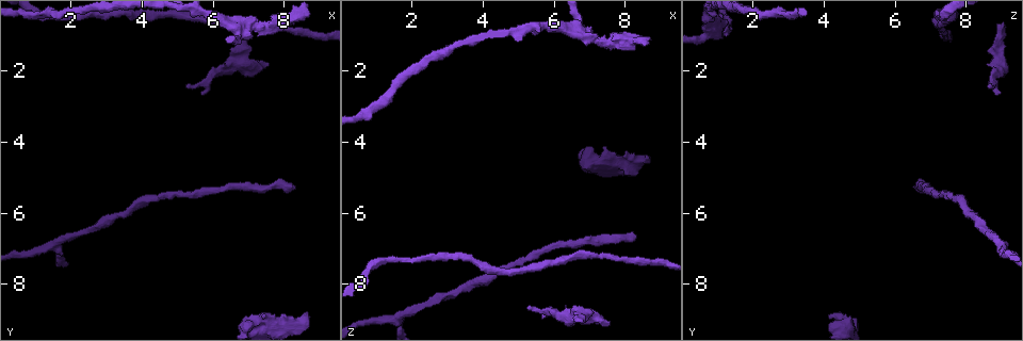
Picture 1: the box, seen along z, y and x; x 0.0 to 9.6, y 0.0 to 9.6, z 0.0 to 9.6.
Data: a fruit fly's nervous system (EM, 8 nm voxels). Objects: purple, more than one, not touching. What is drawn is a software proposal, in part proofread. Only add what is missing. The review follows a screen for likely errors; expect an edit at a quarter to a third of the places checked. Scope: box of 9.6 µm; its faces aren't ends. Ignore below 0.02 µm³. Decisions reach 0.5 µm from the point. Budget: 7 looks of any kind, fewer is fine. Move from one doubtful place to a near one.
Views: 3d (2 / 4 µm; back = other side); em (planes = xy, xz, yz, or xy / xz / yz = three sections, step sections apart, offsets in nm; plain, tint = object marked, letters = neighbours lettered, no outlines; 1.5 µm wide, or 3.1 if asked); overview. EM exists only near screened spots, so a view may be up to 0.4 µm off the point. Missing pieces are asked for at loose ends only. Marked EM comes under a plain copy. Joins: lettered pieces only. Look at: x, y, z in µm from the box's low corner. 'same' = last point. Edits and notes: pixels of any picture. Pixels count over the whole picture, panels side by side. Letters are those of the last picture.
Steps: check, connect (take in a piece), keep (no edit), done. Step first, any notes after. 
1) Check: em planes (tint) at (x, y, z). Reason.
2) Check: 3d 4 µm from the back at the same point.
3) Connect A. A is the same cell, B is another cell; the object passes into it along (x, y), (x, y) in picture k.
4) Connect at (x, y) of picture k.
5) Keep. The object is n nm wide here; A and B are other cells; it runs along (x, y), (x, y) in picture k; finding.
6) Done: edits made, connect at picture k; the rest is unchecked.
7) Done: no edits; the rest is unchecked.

Check: 3d 2 µm at (6.70, 0.65, 9.00). An open end.

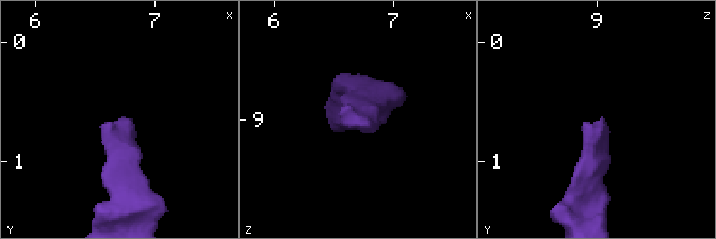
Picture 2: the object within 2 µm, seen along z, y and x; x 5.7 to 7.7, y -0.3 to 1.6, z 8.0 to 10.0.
Check: em planes (letters) at (6.70, 0.64, 9.06). Need the tissue.

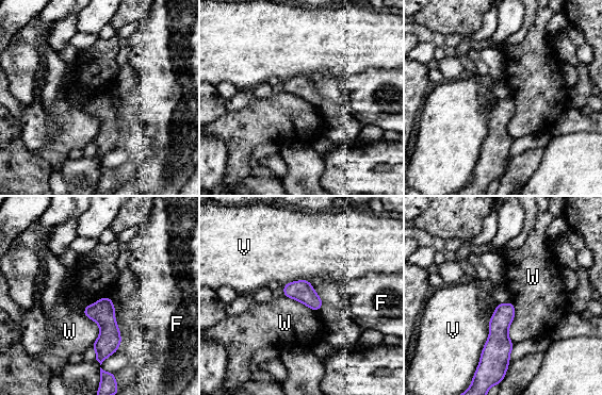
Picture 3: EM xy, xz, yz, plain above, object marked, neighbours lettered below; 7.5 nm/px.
Keep. The longest contact is with W, 380 nm; F, V and W are other cells; a border runs along (104, 296), (83, 311), (91, 344) in picture 3; none of them fits.

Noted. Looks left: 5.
Check: em planes (letters) at (8.55, 8.80, 4.50). Branch stops here.

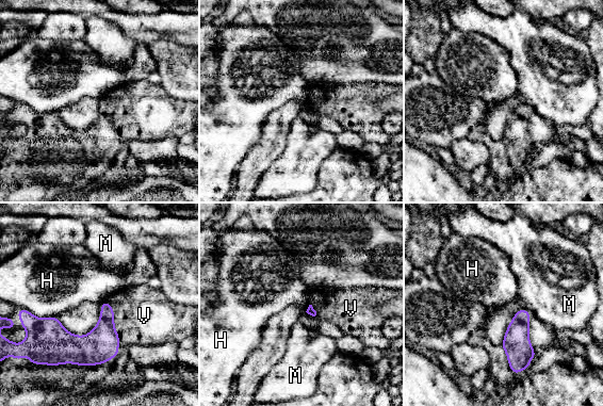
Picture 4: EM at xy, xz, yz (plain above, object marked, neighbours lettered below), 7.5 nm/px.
Connect V. The longest contact is with V, 420 nm; V is the same cell, H and M are other cells; the object passes into it along (98, 346), (114, 326), (144, 315) in picture 4; it goes on there.

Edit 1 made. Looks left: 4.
Check: overview. Redraw.

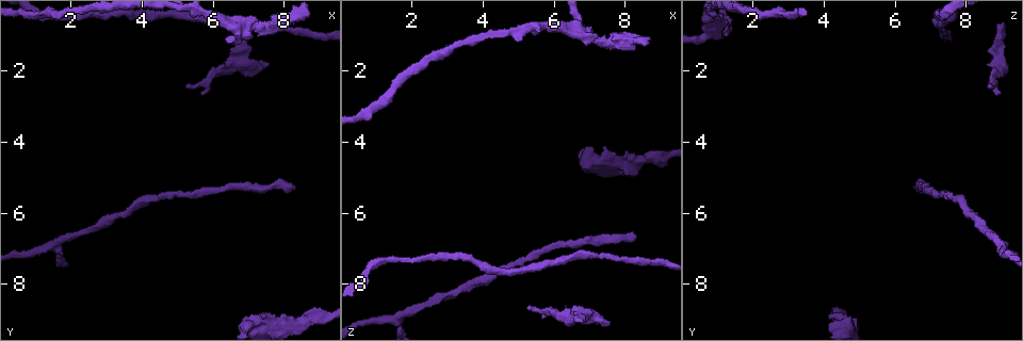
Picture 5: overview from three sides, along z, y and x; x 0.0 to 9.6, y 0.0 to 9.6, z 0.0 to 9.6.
Check: 3d 4 µm at (8.20, 5.35, 6.80). Long arm stops here.

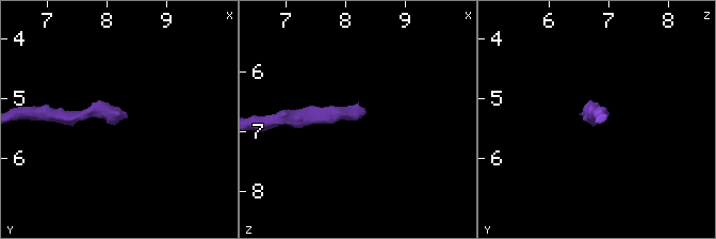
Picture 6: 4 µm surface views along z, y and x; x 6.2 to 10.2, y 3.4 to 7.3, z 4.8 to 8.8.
Check: em planes (letters) at (8.20, 5.30, 6.80).

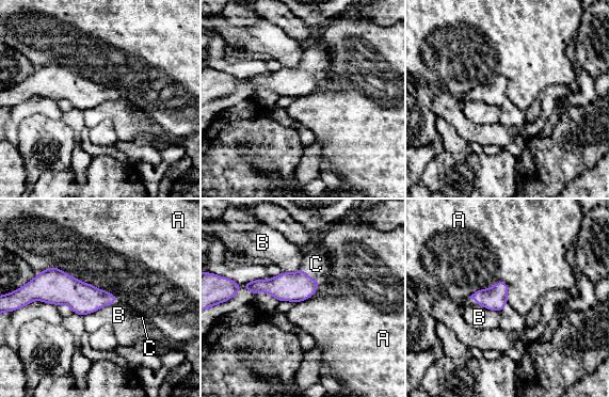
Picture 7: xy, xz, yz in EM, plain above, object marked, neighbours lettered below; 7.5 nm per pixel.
Connect C. C is the same cell, A and B are other cells; the object passes into it along (295, 287), (309, 278), (316, 264) in picture 7; the cell continues.

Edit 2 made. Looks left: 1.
Done: edits made, connect at picture 4, connect at picture 7; the rest is unchecked.

